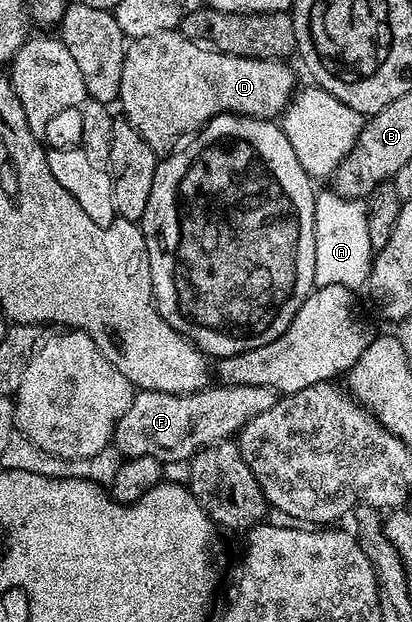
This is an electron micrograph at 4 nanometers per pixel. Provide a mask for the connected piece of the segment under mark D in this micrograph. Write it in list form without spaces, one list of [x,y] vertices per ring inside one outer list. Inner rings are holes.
[[[177,29],[163,30],[158,34],[128,42],[117,101],[125,112],[122,113],[124,120],[129,121],[131,127],[139,131],[139,135],[143,135],[154,153],[165,155],[178,142],[196,134],[197,130],[220,113],[237,113],[240,117],[280,118],[295,92],[293,73],[285,65],[288,64],[281,59],[264,61],[254,57],[236,57],[230,53],[220,53],[218,49],[211,49],[200,41],[187,39]]]

